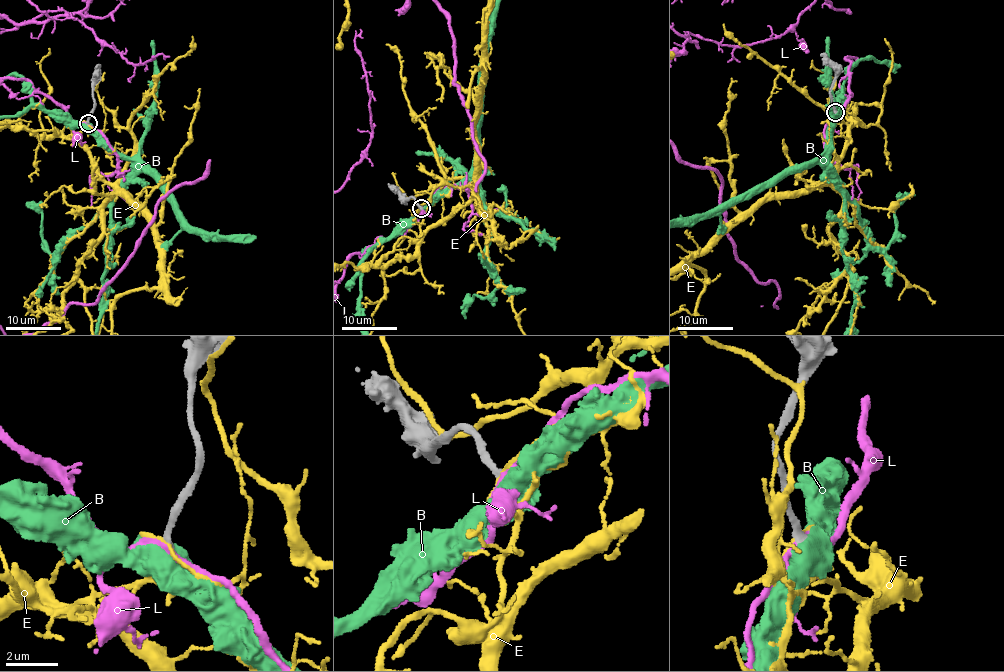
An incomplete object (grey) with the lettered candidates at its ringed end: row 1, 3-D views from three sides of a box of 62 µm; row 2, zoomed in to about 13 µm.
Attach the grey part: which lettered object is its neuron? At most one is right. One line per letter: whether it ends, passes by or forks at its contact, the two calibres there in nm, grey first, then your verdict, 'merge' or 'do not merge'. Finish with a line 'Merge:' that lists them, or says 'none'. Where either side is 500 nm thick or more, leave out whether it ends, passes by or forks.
B: calibres 260 and 900 nm; merge
E: it ends; calibres 280 and 140 nm; do not merge
L: it passes by; calibres 280 and 240 nm; do not merge
Merge: B

